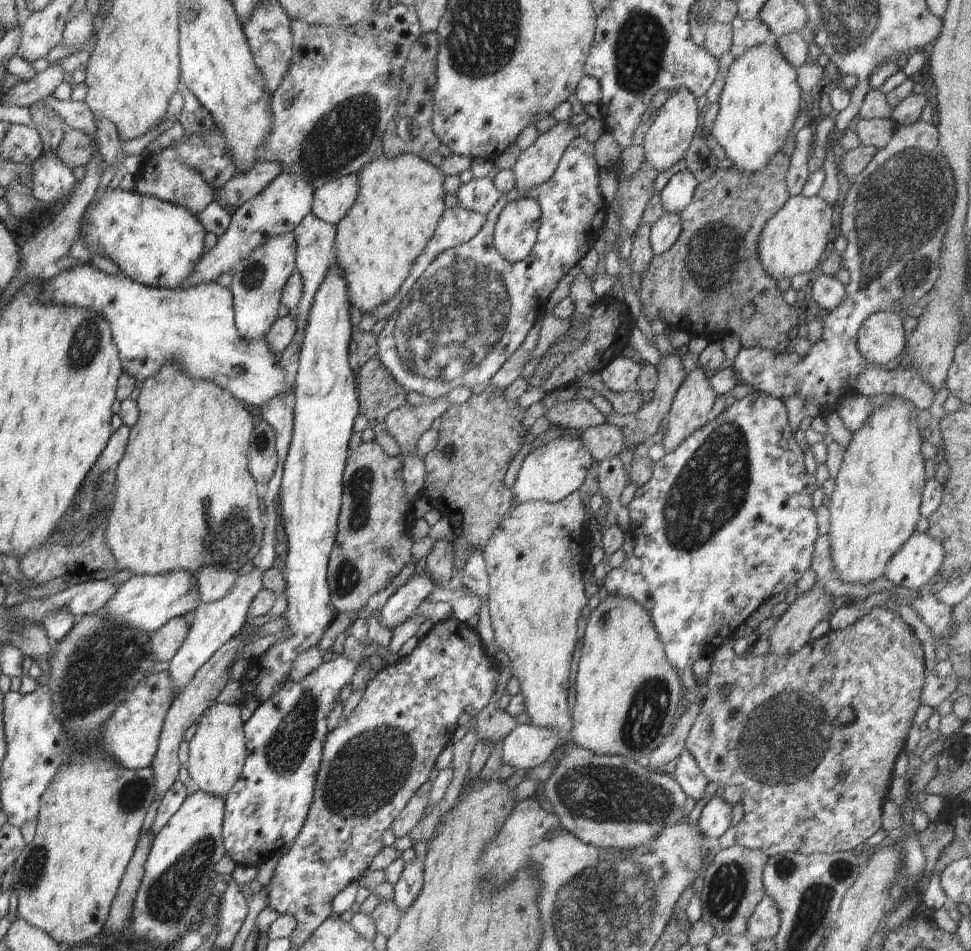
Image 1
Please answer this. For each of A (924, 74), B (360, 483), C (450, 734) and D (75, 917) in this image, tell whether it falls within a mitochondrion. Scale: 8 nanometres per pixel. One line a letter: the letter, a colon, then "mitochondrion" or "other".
A: other
B: mitochondrion
C: other
D: other

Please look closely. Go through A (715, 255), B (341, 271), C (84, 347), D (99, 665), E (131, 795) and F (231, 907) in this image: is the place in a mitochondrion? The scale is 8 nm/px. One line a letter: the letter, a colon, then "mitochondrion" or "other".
A: mitochondrion
B: other
C: mitochondrion
D: mitochondrion
E: mitochondrion
F: other

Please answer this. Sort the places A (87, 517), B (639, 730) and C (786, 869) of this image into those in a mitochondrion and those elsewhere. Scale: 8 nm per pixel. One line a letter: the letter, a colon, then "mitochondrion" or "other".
A: mitochondrion
B: mitochondrion
C: mitochondrion

